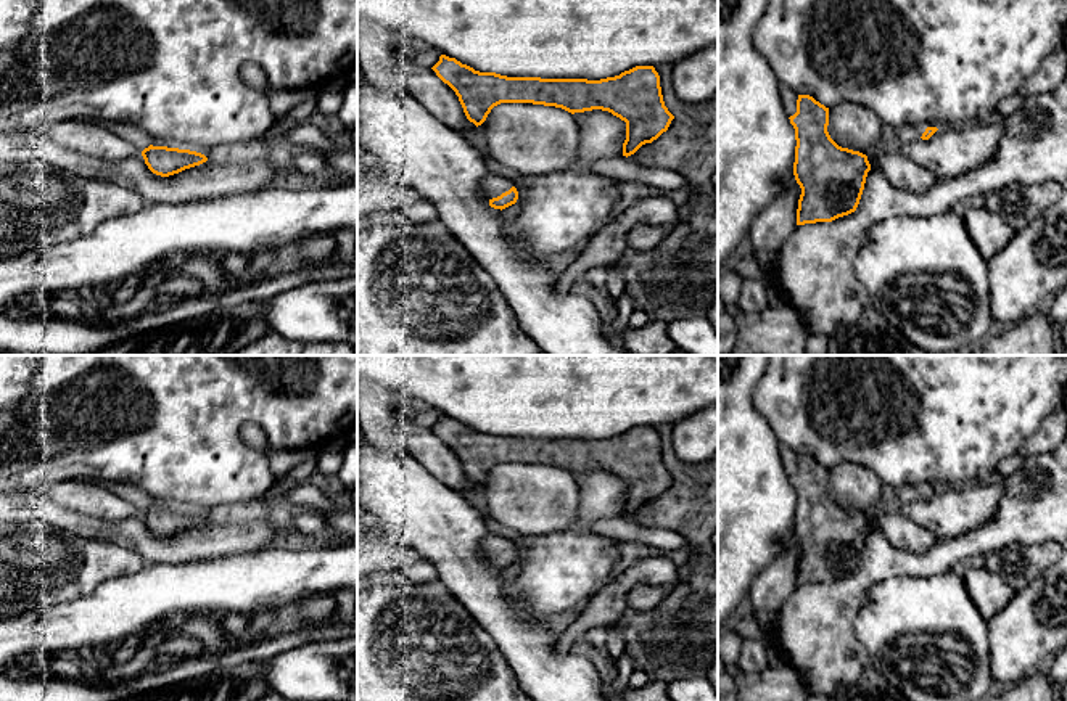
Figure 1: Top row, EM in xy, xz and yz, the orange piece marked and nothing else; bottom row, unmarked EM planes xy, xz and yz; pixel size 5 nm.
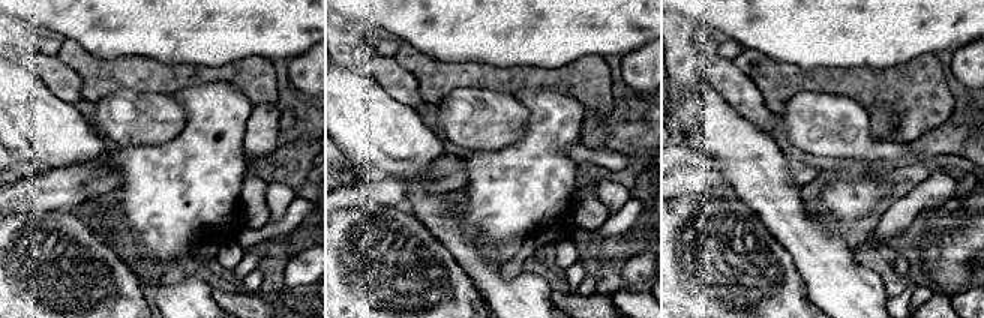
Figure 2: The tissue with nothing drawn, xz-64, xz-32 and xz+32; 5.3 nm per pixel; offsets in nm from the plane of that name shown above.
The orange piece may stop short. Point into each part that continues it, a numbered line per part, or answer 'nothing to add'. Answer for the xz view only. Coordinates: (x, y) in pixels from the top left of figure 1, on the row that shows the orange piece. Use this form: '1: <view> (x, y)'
1: xz (494, 187)

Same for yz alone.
1: yz (906, 134)

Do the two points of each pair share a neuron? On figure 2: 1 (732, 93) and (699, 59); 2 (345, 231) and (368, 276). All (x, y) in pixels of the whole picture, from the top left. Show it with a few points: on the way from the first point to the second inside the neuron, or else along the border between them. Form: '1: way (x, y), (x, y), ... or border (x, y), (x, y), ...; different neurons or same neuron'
1: way (725, 84), (708, 68); same neuron
2: way (345, 242), (345, 254), (357, 266); same neuron

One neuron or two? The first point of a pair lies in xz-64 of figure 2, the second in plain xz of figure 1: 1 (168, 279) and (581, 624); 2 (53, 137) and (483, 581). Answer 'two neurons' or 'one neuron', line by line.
1: one neuron
2: one neuron

